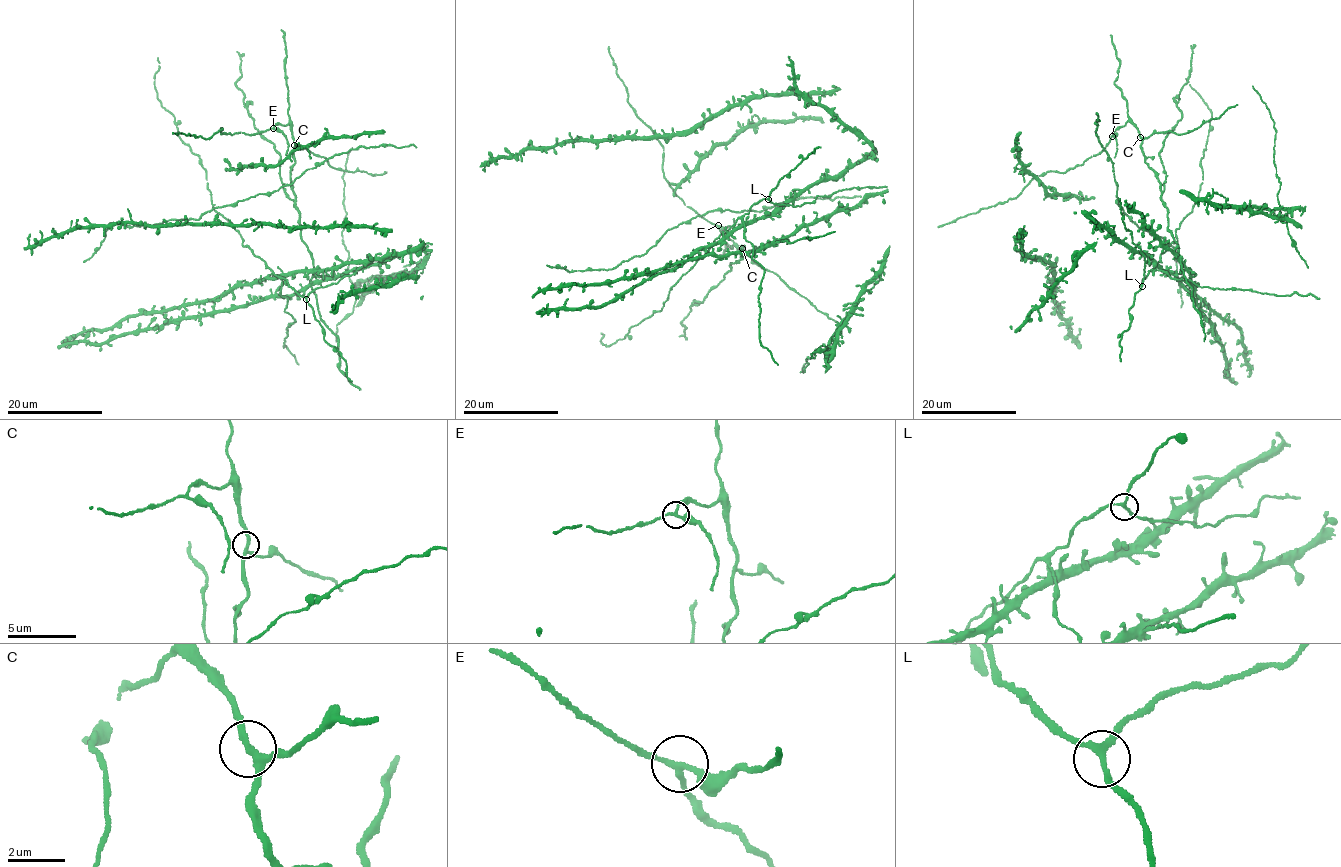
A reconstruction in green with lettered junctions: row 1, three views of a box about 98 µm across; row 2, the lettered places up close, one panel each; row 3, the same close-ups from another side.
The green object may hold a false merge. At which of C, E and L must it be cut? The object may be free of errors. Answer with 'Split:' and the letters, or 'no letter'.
Split: E

